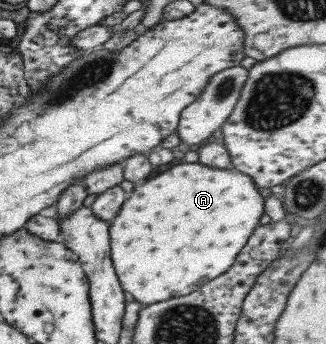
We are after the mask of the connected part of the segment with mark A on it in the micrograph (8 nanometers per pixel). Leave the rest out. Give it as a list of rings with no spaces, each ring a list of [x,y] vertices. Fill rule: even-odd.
[[[183,162],[168,168],[155,178],[139,182],[110,223],[110,256],[115,272],[122,289],[141,304],[187,296],[225,273],[265,212],[265,197],[257,192],[253,178],[235,169],[211,168],[199,162]]]

